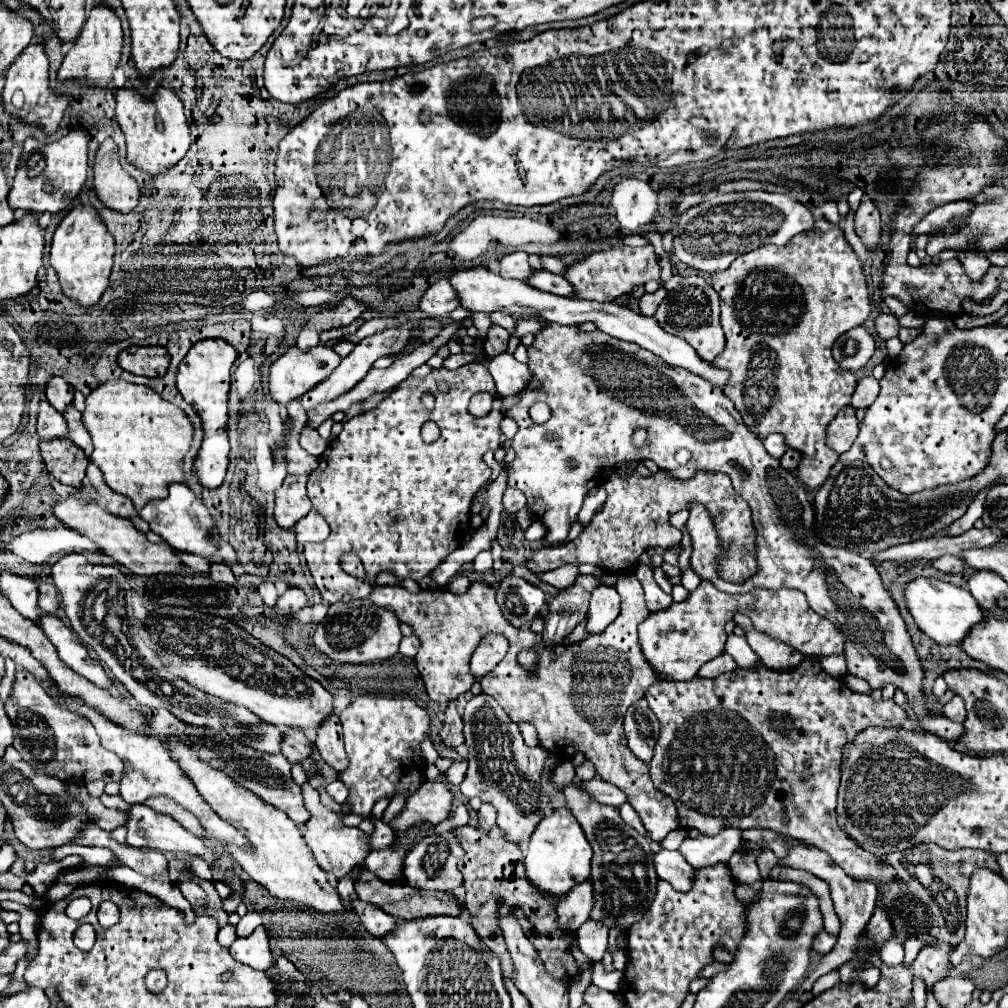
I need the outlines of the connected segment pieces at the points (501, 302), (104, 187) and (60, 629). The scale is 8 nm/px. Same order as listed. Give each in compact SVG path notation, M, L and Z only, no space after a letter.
M472 268L472 270L454 272L450 276L450 284L458 292L462 306L468 308L470 312L504 312L504 314L510 314L516 318L544 318L546 322L568 324L568 326L594 322L596 328L606 332L608 336L618 338L618 340L626 340L626 342L634 342L634 344L654 352L658 358L662 358L670 366L688 368L690 372L704 376L706 380L714 382L718 388L724 388L724 384L728 382L726 370L714 368L710 362L700 360L690 344L686 344L678 336L670 336L668 332L664 332L654 316L636 314L628 306L620 306L616 302L592 302L592 300L580 300L580 298L560 298L560 296L550 294L550 292L540 292L526 282L502 278L500 274L496 274L488 268Z
M110 138L96 152L94 192L98 200L114 212L126 214L132 212L138 204L138 184L122 170L116 154L116 144Z
M44 614L40 620L40 628L48 636L48 640L56 646L60 660L68 668L82 674L100 688L110 688L114 684L114 680L104 672L102 664L88 654L86 646L74 636L74 632L58 616Z

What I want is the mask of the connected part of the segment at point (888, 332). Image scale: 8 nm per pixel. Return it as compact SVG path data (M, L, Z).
M880 314L880 316L874 320L874 324L876 324L876 334L878 334L882 340L888 340L888 338L892 338L892 336L898 336L900 326L898 326L898 318L896 318L896 316L892 316L892 314Z

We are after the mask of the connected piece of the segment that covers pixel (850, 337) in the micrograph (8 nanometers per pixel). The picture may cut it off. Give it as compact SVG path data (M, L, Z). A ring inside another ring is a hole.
M864 326L852 328L846 334L842 334L832 348L834 360L840 364L840 368L850 370L850 372L866 366L866 362L874 354L874 350L876 350L874 338L866 332Z

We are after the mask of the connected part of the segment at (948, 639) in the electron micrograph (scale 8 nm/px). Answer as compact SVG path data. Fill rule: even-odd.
M914 578L912 582L906 584L904 598L916 626L924 634L928 634L934 642L944 644L944 646L960 644L962 638L970 632L970 628L984 620L982 608L976 604L974 596L968 590L936 580L936 578Z

